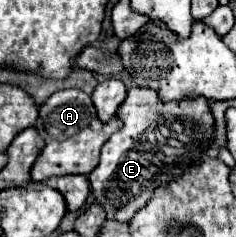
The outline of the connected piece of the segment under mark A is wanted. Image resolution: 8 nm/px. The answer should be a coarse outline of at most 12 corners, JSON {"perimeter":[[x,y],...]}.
{"perimeter":[[55,92],[41,108],[45,146],[33,182],[89,174],[121,128],[91,96]]}

